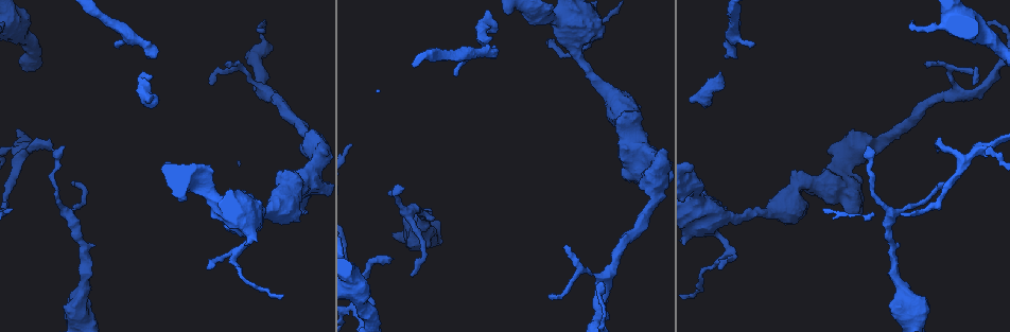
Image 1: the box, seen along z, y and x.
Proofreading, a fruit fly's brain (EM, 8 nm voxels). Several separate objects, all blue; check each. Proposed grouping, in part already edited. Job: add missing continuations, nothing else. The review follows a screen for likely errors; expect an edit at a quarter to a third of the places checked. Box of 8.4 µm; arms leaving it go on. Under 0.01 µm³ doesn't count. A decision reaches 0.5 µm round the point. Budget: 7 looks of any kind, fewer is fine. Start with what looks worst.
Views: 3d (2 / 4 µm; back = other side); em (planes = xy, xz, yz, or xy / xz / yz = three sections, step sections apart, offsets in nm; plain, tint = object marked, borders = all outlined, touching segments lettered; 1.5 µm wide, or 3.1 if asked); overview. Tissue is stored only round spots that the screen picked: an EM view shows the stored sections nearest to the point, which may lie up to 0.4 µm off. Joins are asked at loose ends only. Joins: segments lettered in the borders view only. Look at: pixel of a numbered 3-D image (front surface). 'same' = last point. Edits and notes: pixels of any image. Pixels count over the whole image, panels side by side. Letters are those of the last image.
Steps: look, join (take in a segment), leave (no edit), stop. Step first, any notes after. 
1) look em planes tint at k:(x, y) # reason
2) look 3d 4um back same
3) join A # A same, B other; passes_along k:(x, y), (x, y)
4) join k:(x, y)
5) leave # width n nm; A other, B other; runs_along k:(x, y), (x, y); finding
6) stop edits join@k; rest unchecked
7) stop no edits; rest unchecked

look em planes borders at 1:(151, 77) # long arm stops here

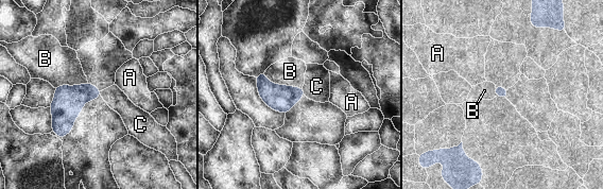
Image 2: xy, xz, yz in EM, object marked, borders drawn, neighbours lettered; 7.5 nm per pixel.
leave # A other, B other, C other; none of them fits

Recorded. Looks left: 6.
look em yz step 4 tint at 1:(412, 276) # tapers out

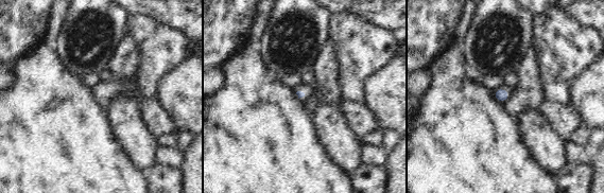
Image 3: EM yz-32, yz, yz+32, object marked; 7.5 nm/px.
look em planes borders same

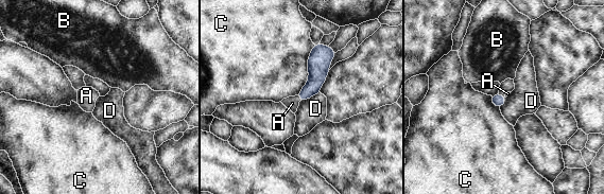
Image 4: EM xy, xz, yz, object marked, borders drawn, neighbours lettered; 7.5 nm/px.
join A # A same, B other, C other, D other; passes_along 4:(317, 71), (298, 98), (292, 103); the cell continues

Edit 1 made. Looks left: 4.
look overview

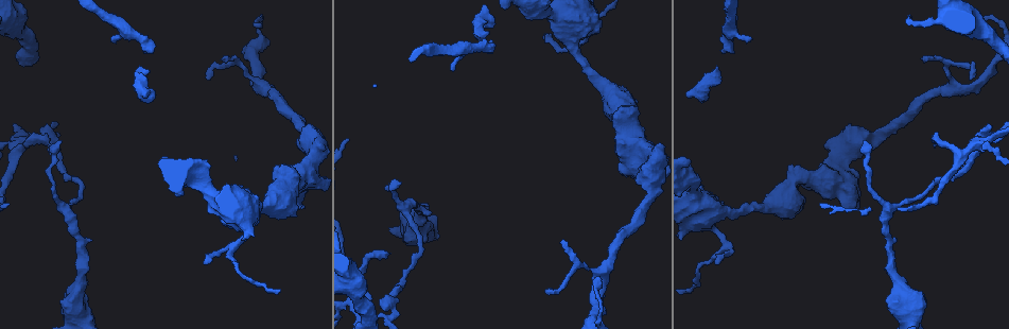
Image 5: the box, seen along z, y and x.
look em planes borders at 5:(598, 276) # an open end

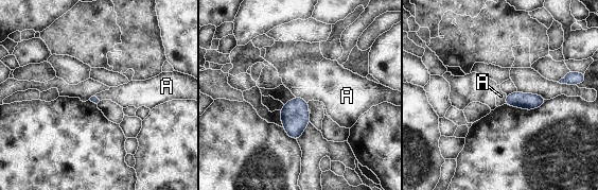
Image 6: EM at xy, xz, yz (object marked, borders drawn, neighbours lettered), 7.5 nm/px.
leave # A other; border 6:(295, 96), (299, 96), (308, 102); no lettered segment goes on from it

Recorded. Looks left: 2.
stop edits join@4; rest unchecked

